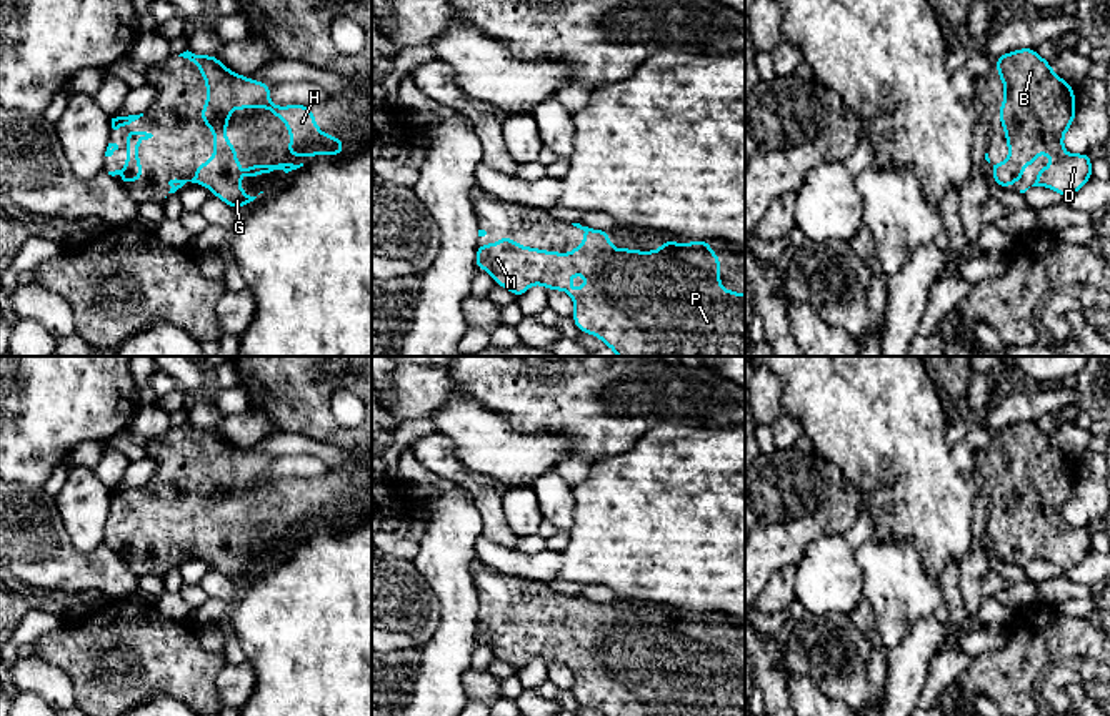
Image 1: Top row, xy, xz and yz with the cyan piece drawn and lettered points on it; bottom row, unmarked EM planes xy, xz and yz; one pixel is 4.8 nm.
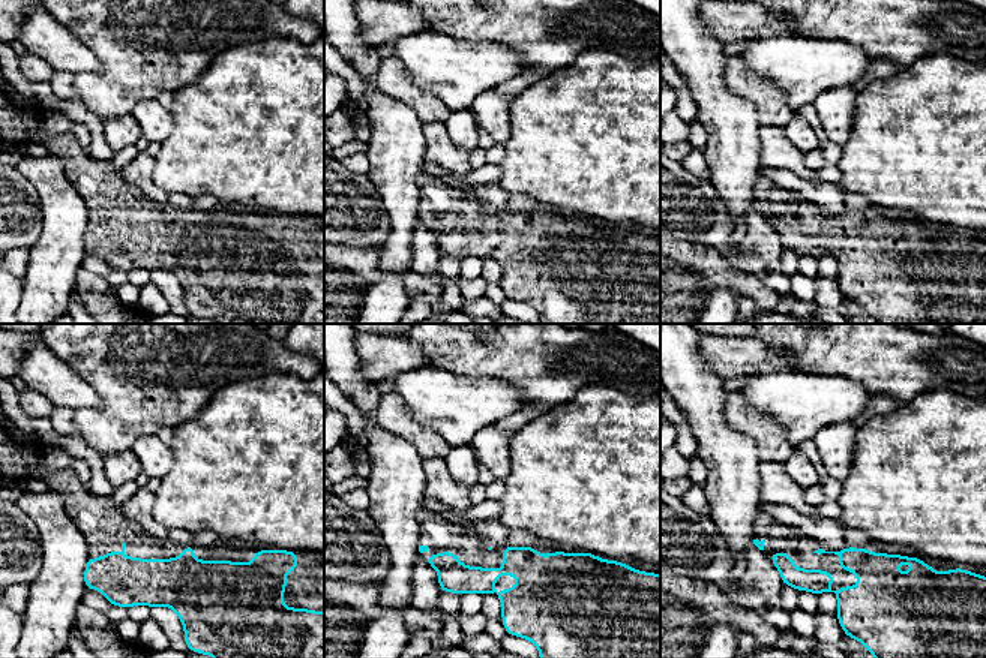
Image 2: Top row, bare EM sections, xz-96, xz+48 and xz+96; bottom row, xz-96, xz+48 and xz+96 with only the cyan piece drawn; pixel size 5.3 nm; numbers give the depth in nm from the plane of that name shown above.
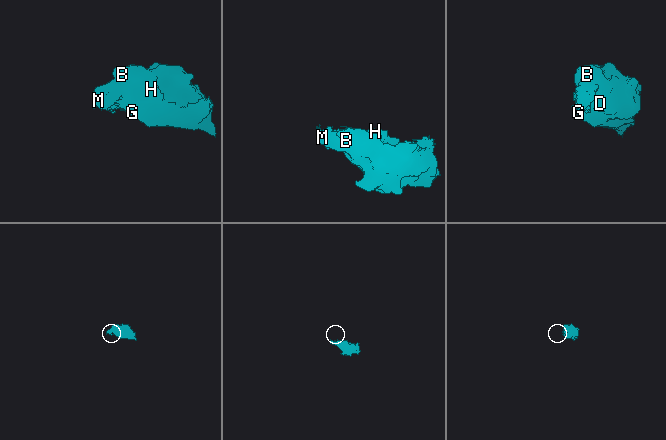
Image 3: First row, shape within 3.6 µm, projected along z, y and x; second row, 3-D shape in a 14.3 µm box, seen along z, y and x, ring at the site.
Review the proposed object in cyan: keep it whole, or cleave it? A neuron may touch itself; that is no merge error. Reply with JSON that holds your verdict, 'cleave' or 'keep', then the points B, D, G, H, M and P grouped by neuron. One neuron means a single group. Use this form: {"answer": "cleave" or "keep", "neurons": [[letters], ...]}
{"answer": "keep", "neurons": [["B", "D", "G", "H", "M", "P"]]}

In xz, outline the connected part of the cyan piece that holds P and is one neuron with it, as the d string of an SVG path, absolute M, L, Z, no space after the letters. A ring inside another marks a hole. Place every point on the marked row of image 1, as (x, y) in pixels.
M572 225L585 231L585 241L568 255L522 246L510 236L500 236L498 243L478 245L475 266L487 270L497 285L517 298L535 283L548 291L563 290L575 303L572 320L577 328L598 336L618 356L745 356L745 295L720 286L720 258L707 246L712 240L693 243L667 240L655 251L617 250L605 230ZM575 273L588 280L580 290L570 286Z

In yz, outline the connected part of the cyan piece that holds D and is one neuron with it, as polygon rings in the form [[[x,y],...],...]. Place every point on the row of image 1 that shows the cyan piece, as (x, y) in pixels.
[[[1033,48],[1008,52],[993,63],[1005,87],[998,115],[1010,153],[1002,163],[992,163],[985,153],[995,183],[1010,190],[1010,183],[1022,180],[1023,165],[1035,167],[1035,158],[1043,150],[1052,158],[1052,167],[1038,168],[1032,186],[1047,186],[1065,198],[1072,196],[1092,178],[1088,153],[1068,155],[1063,150],[1063,135],[1075,120],[1073,87]]]

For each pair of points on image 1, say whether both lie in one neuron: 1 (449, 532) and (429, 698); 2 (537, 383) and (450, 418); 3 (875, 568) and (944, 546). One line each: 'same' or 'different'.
1: same
2: different
3: different

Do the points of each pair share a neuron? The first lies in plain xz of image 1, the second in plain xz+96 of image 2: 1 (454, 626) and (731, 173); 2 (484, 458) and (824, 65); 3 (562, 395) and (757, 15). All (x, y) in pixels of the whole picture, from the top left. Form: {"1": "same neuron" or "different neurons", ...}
{"1": "same neuron", "2": "same neuron", "3": "different neurons"}

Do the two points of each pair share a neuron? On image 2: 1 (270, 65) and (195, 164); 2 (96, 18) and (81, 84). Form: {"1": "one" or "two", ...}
{"1": "one", "2": "one"}

